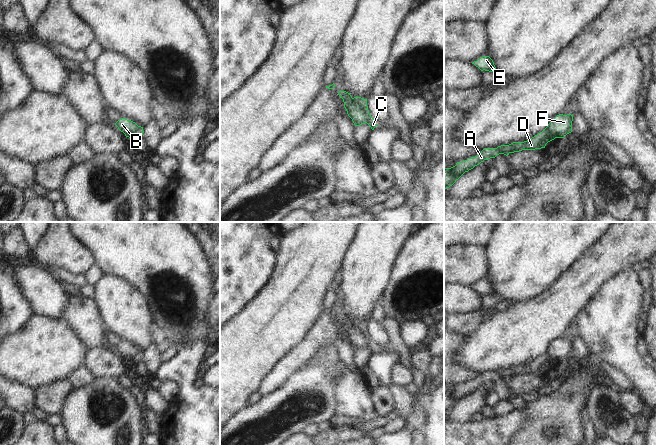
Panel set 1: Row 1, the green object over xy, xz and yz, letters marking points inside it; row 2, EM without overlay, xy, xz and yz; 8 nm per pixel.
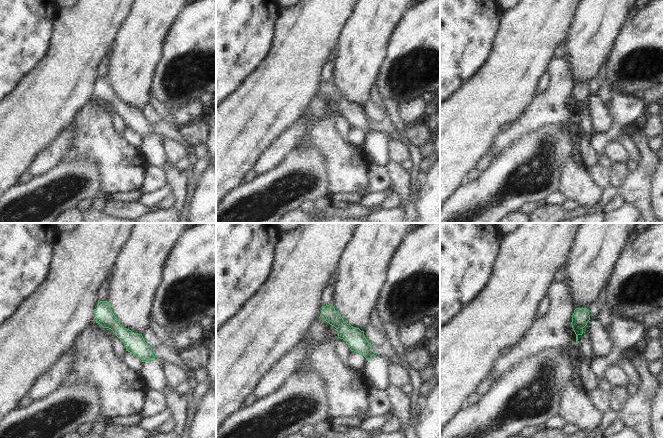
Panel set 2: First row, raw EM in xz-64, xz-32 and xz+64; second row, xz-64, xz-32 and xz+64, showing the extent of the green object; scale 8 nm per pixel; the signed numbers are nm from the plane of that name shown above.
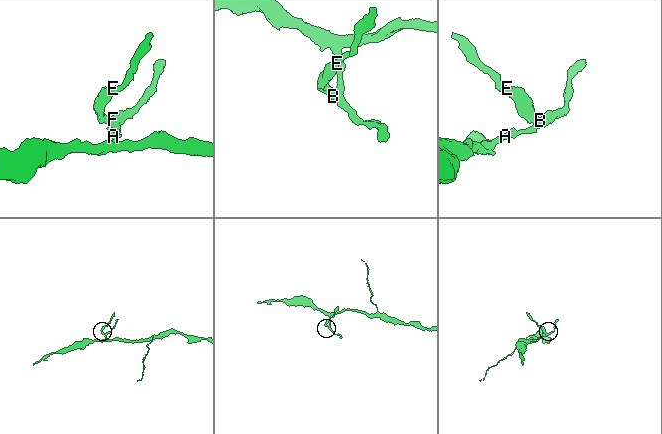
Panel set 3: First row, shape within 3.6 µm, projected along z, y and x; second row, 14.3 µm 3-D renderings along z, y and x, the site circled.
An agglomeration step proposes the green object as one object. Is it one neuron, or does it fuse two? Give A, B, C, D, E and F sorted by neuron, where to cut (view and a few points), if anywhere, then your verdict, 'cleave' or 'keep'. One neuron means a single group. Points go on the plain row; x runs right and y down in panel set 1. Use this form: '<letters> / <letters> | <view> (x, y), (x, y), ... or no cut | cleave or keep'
A D / B C E F | xz (352, 322), (359, 332), (368, 337) | cleave

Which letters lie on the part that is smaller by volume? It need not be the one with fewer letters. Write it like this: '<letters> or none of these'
B, C, E, F

